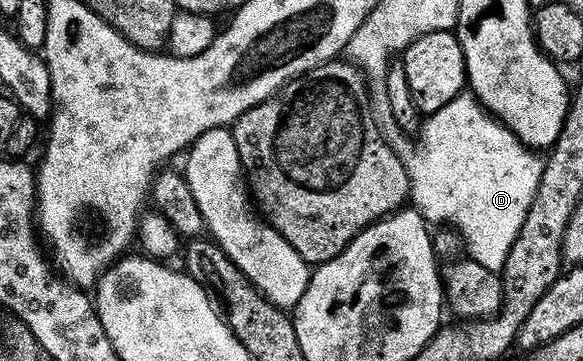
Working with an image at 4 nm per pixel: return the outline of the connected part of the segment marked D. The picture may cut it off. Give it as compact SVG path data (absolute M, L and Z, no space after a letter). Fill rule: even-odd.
M472 95L452 99L448 107L429 114L421 126L416 148L419 158L417 165L414 165L414 177L410 180L413 208L431 226L442 225L438 227L453 230L469 260L499 274L528 219L528 211L536 199L536 191L544 175L545 160L527 149L501 122L494 120Z

